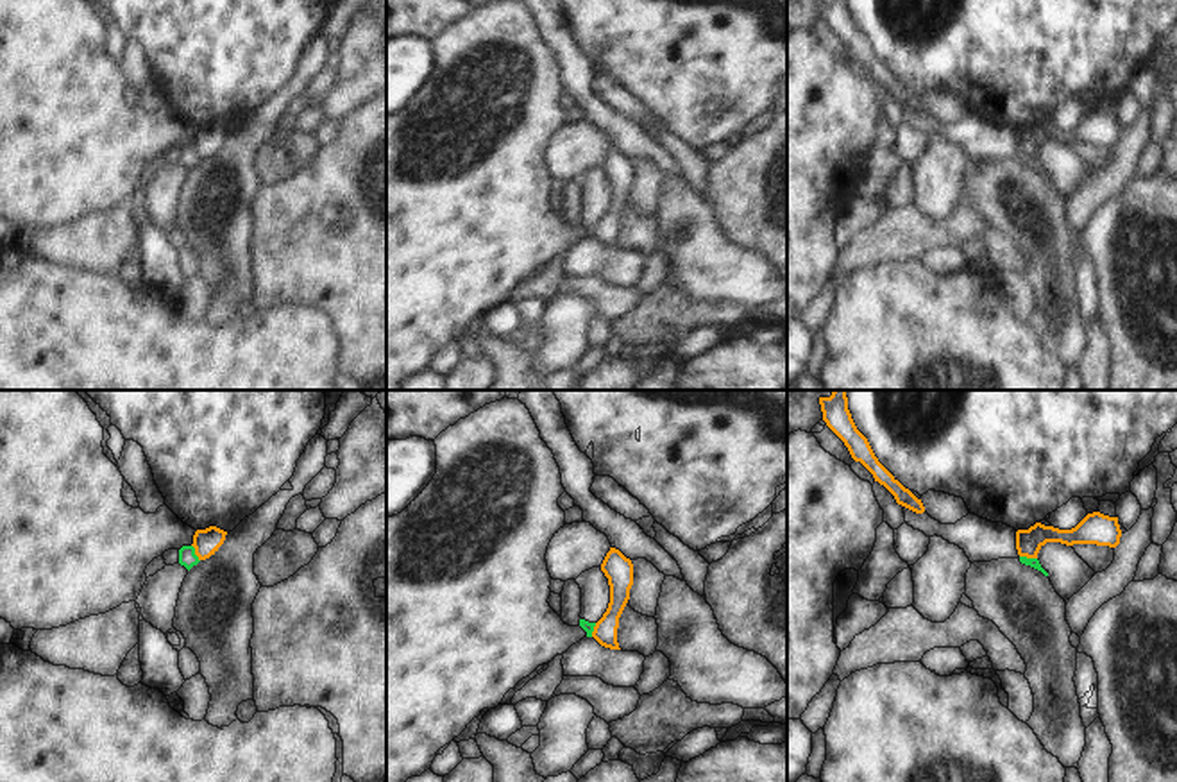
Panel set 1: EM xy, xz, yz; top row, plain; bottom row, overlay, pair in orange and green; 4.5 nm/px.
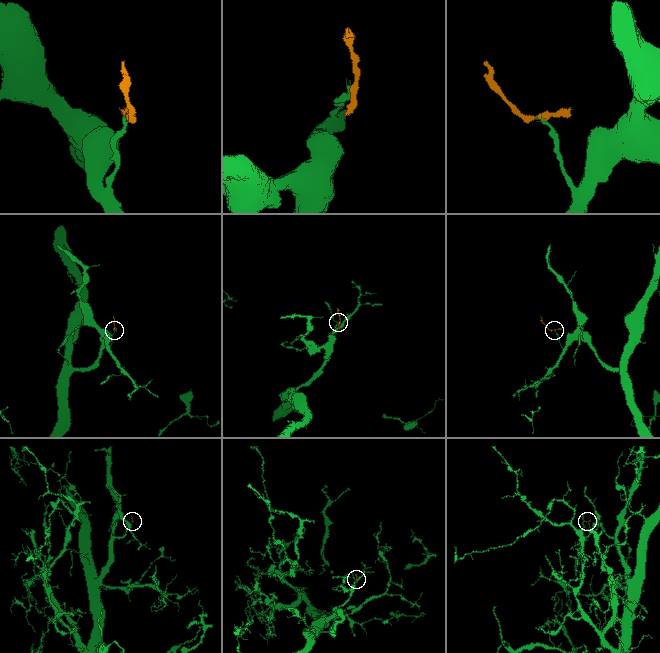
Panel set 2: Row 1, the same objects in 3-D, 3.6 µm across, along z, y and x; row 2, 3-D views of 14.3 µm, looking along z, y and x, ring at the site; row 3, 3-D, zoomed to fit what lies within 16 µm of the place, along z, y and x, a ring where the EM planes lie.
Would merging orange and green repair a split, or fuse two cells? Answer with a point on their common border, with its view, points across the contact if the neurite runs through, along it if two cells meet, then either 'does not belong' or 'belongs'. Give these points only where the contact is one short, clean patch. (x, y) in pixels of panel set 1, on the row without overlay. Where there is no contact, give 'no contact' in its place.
contact yz (1029, 156); border yz (1020, 154), (1036, 158); does not belong

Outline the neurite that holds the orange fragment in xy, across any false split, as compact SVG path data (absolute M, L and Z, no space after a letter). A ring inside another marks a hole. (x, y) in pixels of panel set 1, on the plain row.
M209 125L206 129L197 129L193 134L193 147L199 159L206 159L218 150L224 143L227 131Z

